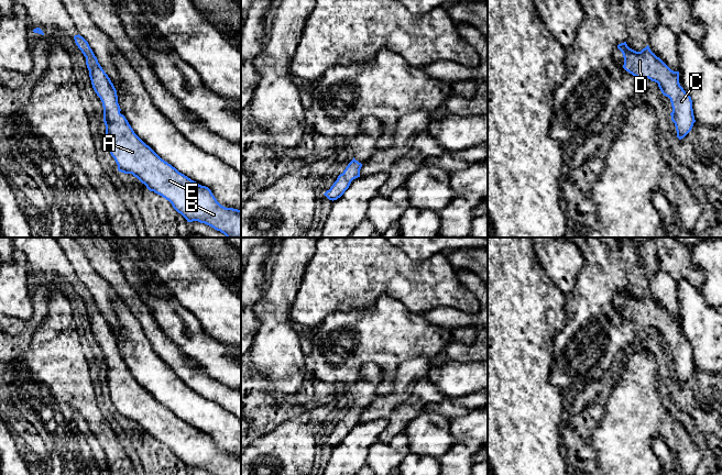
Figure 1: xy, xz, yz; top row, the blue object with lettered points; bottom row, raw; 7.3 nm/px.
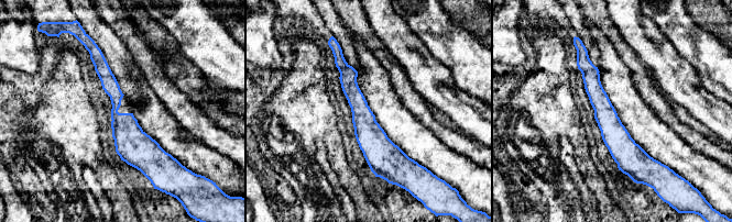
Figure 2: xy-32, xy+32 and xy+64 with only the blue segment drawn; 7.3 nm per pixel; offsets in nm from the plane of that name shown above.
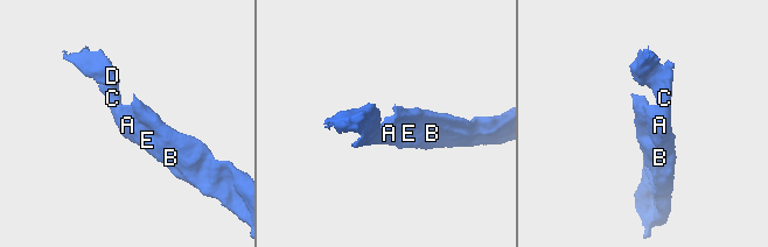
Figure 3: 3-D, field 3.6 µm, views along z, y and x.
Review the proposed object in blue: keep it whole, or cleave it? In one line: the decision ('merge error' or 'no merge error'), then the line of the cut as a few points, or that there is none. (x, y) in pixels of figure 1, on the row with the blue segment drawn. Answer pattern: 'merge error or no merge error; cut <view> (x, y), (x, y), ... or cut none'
no merge error; cut none

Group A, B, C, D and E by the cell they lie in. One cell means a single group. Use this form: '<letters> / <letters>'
A B C D E

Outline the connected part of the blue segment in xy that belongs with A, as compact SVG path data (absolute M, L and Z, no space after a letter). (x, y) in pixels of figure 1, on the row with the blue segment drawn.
M79 34L74 40L86 57L92 88L102 102L107 145L118 170L132 174L150 191L168 200L187 222L198 221L227 238L241 238L241 210L221 206L208 187L179 173L134 133L120 113L117 90L88 42Z

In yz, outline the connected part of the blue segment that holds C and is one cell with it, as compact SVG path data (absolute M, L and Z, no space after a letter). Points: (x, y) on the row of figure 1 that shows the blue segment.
M626 42L617 45L624 57L623 68L639 79L650 79L658 84L661 93L670 99L672 112L671 121L675 123L677 137L683 139L692 129L696 122L692 109L691 97L683 90L679 84L679 71L671 70L659 57L657 57L647 45L641 52L630 48Z

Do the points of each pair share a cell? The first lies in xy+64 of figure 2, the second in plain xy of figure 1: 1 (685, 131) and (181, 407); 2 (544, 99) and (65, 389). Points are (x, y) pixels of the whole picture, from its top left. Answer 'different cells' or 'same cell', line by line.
1: different cells
2: same cell

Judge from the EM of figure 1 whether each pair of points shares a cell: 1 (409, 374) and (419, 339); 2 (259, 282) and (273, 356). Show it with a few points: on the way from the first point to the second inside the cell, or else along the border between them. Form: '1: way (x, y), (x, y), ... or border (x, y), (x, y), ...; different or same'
1: border (439, 355), (408, 358), (394, 371); different
2: border (269, 276), (262, 296), (253, 308), (258, 321); different

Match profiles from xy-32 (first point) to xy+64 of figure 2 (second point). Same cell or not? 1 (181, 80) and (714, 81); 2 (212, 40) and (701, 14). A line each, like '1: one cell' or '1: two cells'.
1: two cells
2: two cells

